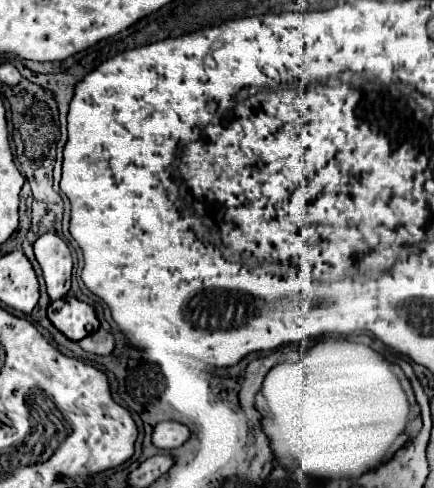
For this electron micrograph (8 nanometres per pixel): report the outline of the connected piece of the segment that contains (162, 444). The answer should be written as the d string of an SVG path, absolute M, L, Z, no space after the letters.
M160 422L154 426L152 444L162 450L172 450L182 446L190 436L190 430L180 422Z

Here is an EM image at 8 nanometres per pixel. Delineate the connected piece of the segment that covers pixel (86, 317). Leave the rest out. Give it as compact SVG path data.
M64 296L48 306L48 320L70 340L78 342L94 330L100 328L100 322L94 314L94 308L86 302L76 300L74 296Z

